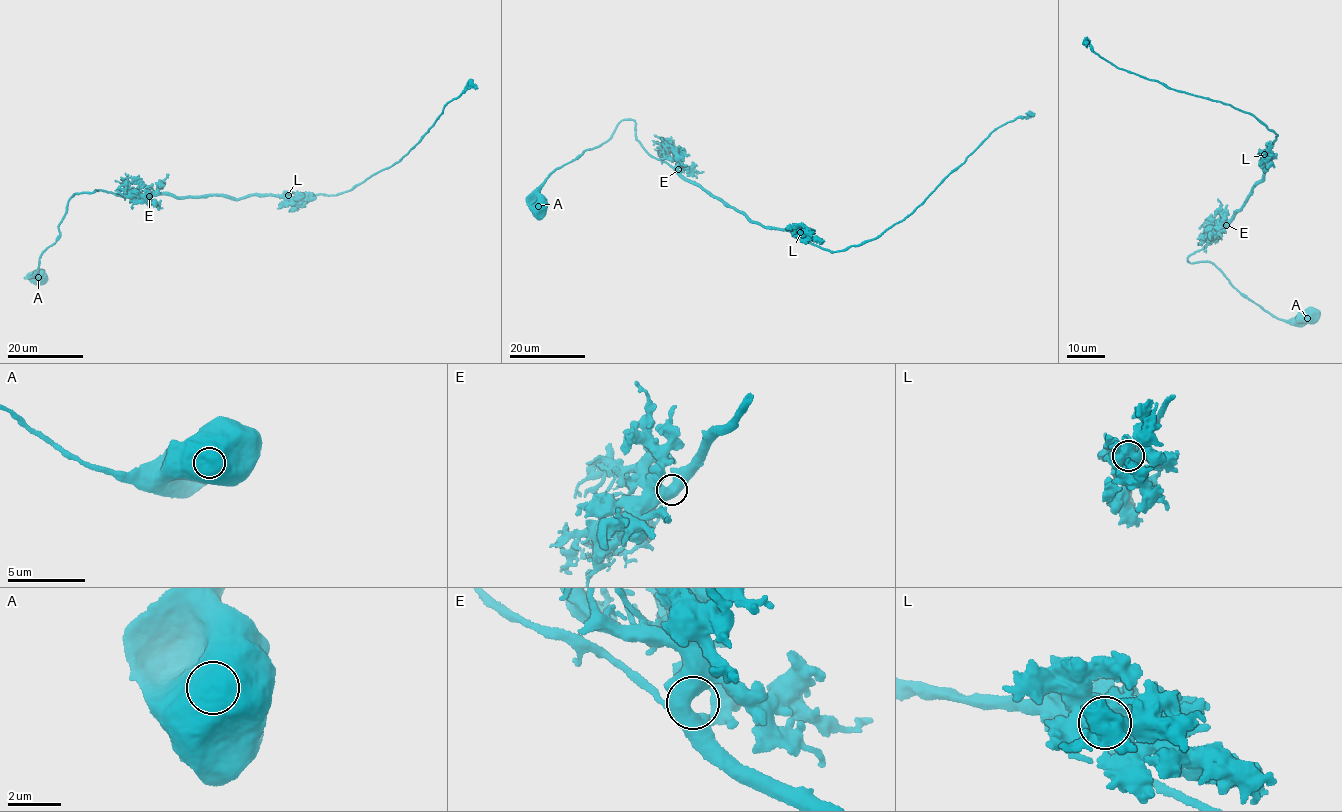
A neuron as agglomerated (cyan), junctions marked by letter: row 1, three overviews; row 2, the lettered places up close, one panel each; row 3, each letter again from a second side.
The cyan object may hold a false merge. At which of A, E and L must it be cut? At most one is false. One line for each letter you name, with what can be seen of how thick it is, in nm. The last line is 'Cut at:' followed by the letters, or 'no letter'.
Cut at: no letter

